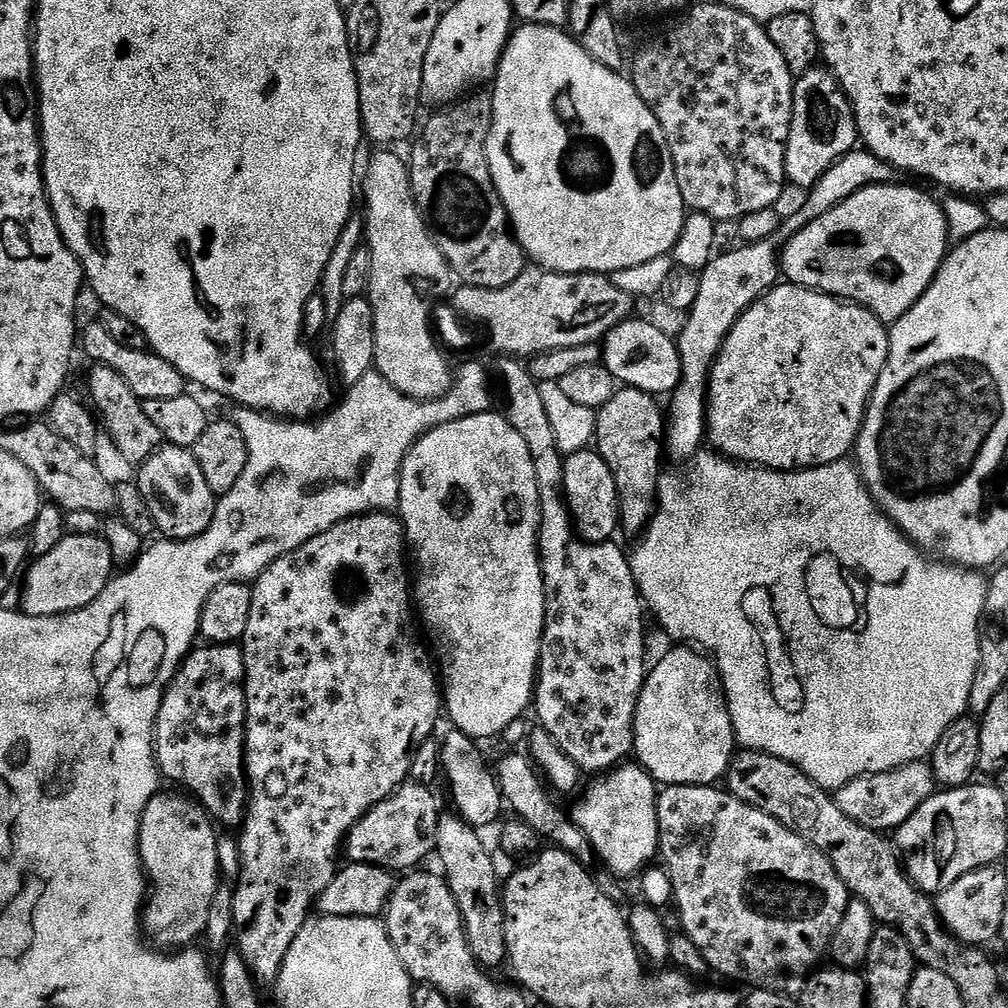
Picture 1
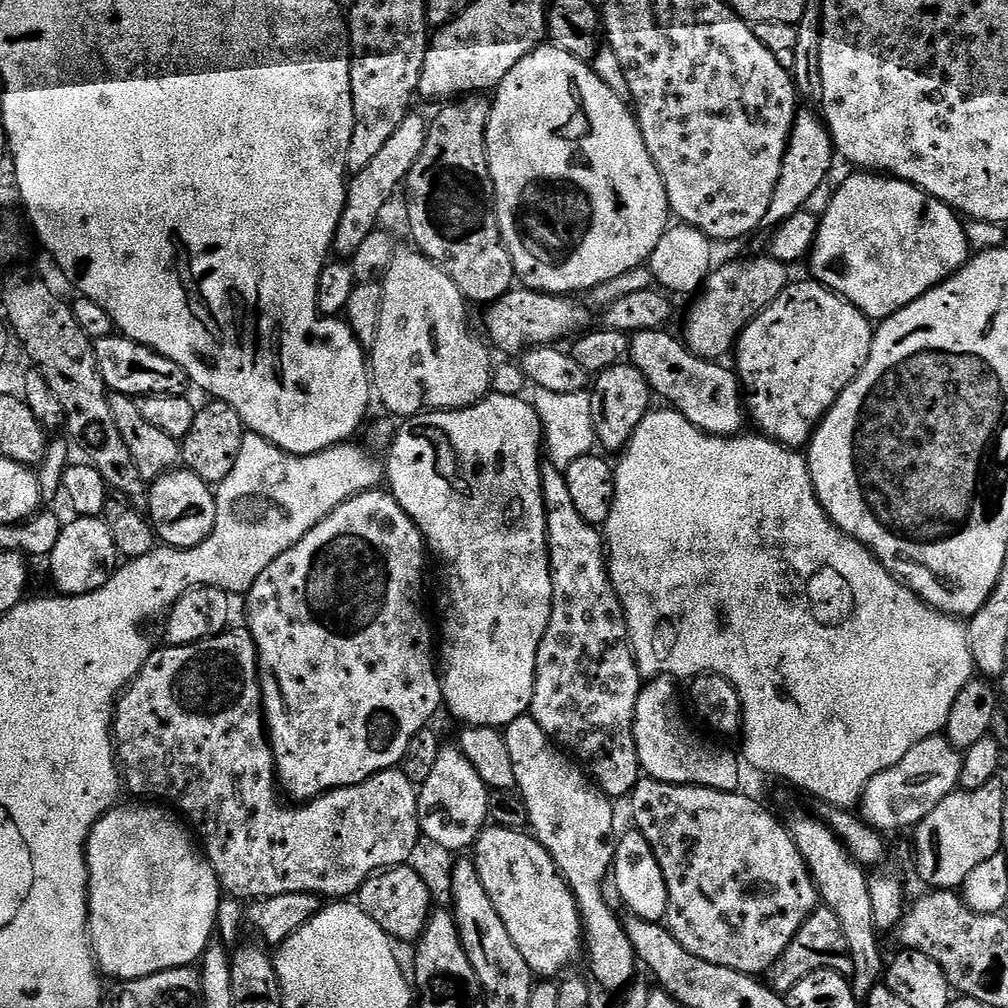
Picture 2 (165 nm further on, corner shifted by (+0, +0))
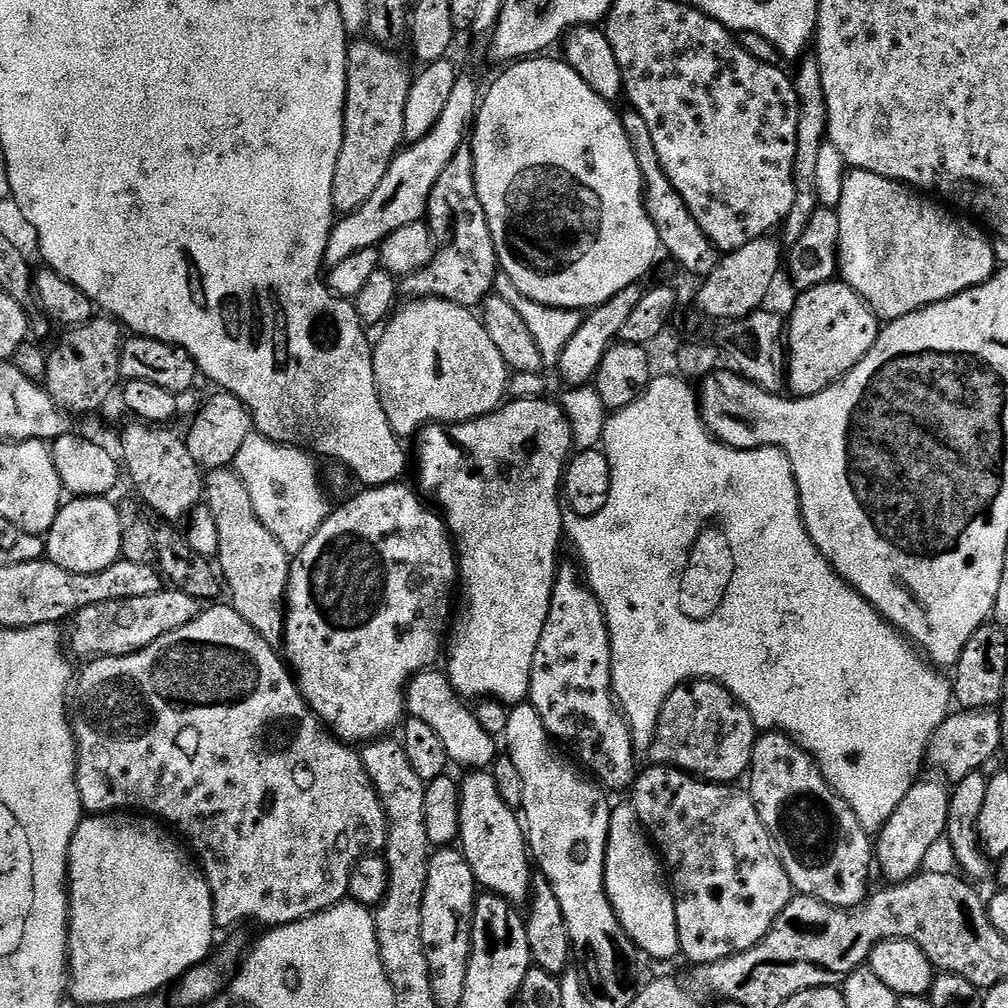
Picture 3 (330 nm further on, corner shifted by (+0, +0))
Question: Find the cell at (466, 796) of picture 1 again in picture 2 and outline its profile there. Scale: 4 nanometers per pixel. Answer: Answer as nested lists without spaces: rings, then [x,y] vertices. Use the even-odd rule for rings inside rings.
[[[443,745],[433,773],[419,787],[419,822],[421,835],[448,849],[453,854],[471,849],[487,827],[491,791],[457,745]]]

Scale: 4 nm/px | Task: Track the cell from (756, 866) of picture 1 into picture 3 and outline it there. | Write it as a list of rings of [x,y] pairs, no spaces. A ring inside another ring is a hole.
[[[648,766],[645,772],[643,769],[637,775],[630,789],[630,795],[632,795],[630,796],[630,802],[638,814],[640,824],[648,833],[653,845],[658,849],[659,855],[663,857],[670,869],[670,887],[672,896],[676,900],[676,925],[678,926],[680,956],[683,959],[688,959],[689,965],[692,966],[713,964],[719,960],[737,956],[746,950],[750,950],[758,942],[762,942],[762,938],[766,938],[766,934],[774,926],[778,914],[782,914],[782,910],[786,910],[786,906],[791,902],[794,895],[790,874],[786,874],[786,866],[782,866],[782,858],[778,858],[774,842],[770,838],[766,826],[762,826],[762,818],[758,818],[758,810],[754,806],[752,797],[748,795],[747,791],[740,789],[739,792],[738,789],[739,787],[726,784],[709,784],[671,766]]]

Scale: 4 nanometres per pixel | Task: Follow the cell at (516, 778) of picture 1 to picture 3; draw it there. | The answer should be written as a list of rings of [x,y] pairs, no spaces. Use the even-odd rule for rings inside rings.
[[[429,670],[419,672],[408,684],[406,693],[406,712],[411,718],[419,718],[438,733],[442,738],[442,746],[446,746],[446,754],[453,765],[461,764],[464,770],[488,770],[495,762],[498,749],[497,737],[488,733],[479,722],[477,713],[468,709],[465,697],[459,692],[443,671]]]

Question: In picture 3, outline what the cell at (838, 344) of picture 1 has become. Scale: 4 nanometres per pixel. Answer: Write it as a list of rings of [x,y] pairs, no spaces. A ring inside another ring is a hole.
[[[843,282],[814,286],[795,298],[797,300],[792,308],[792,317],[789,315],[786,320],[786,384],[790,392],[792,388],[791,395],[799,398],[826,390],[850,370],[854,370],[854,366],[858,366],[858,362],[870,354],[874,342],[880,337],[882,324],[872,312],[871,306],[849,284]]]

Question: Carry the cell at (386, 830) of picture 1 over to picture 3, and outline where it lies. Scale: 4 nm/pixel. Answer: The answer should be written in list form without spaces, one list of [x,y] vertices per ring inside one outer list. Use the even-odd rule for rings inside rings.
[[[220,606],[209,607],[212,608],[209,612],[208,609],[201,611],[194,622],[158,638],[158,642],[134,654],[102,656],[85,663],[88,665],[84,673],[81,676],[79,673],[71,685],[68,706],[68,719],[76,739],[78,794],[85,813],[116,814],[121,810],[135,810],[159,818],[169,829],[179,833],[186,844],[188,839],[187,847],[194,856],[196,851],[195,859],[212,891],[217,929],[236,928],[239,924],[265,924],[263,927],[271,930],[325,912],[341,903],[348,896],[352,867],[364,856],[383,853],[388,837],[388,819],[380,795],[370,782],[370,774],[366,774],[360,752],[336,739],[312,713],[281,653],[258,635],[232,607],[216,607]]]

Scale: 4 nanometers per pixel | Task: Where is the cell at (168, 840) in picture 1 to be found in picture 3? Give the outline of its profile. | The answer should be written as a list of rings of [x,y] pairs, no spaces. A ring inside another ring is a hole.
[[[92,814],[81,819],[68,855],[68,992],[71,999],[73,996],[80,1004],[128,1004],[131,1000],[154,995],[159,988],[167,989],[175,985],[194,965],[203,964],[209,959],[212,935],[218,932],[212,909],[212,891],[203,871],[193,863],[182,844],[180,849],[179,843],[181,841],[159,819],[144,814]]]

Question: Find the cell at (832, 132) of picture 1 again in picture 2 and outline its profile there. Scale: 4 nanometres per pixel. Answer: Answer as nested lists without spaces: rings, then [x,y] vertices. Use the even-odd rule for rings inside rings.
[[[797,111],[792,123],[792,133],[788,139],[788,149],[782,160],[782,174],[778,178],[778,186],[774,186],[774,198],[770,202],[770,210],[766,210],[763,227],[775,230],[783,224],[790,214],[804,211],[810,194],[818,190],[829,179],[828,171],[832,168],[834,145],[828,126],[819,115],[812,112]]]

